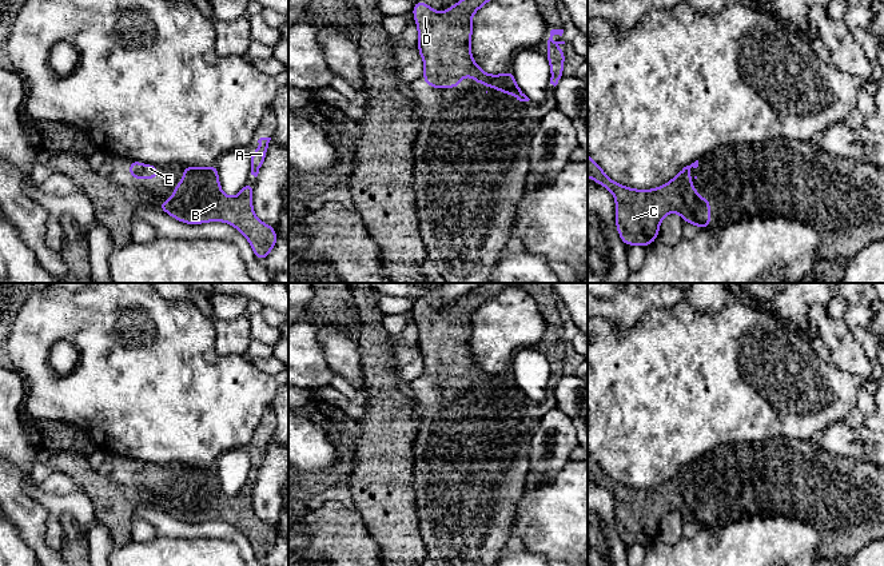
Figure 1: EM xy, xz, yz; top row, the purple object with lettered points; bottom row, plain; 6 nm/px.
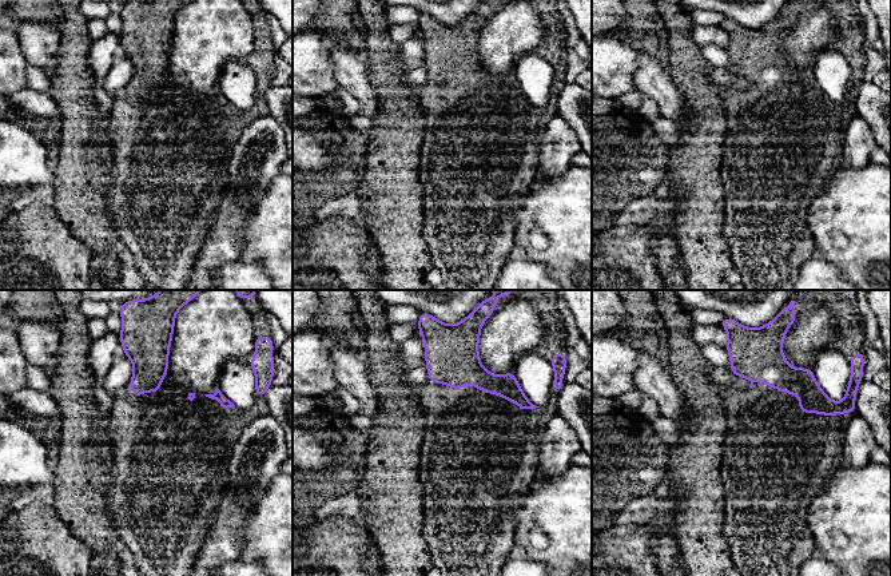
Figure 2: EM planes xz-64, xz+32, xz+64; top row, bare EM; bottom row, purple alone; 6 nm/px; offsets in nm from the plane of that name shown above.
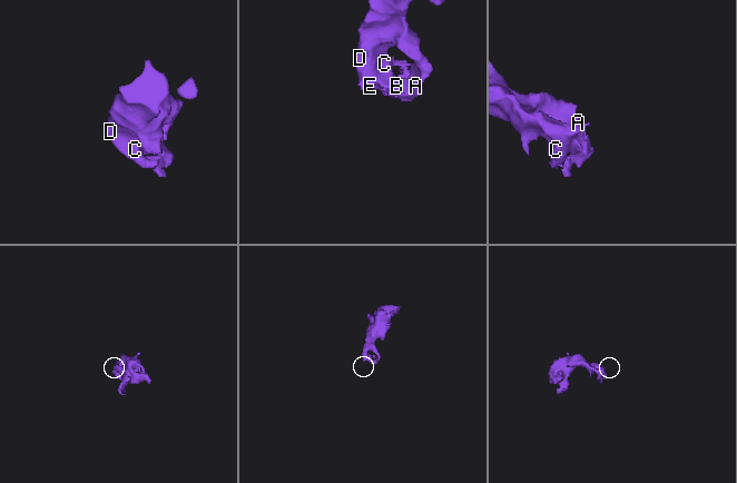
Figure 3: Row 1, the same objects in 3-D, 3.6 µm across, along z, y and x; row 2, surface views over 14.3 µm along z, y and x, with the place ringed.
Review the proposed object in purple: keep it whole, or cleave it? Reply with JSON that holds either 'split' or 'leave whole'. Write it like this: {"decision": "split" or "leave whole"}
{"decision": "leave whole"}

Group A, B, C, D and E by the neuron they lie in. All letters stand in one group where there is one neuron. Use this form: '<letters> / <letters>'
A B C D E

